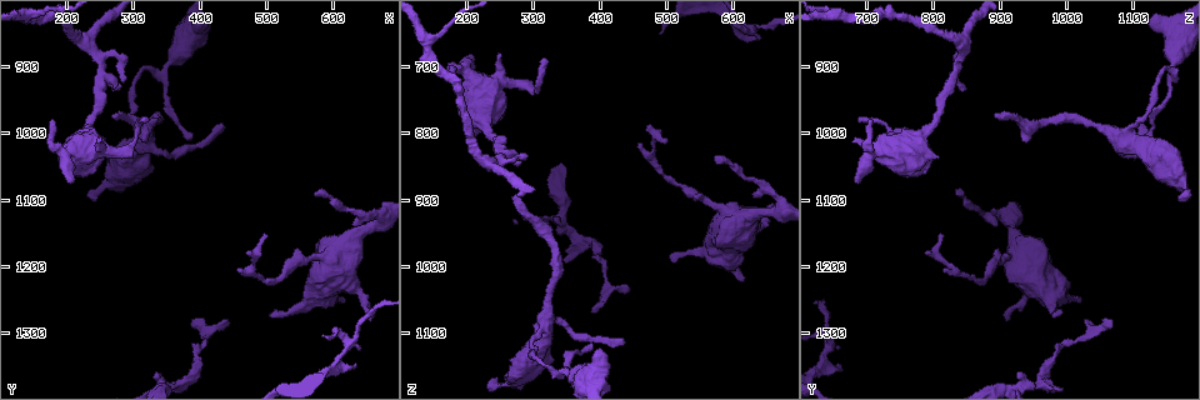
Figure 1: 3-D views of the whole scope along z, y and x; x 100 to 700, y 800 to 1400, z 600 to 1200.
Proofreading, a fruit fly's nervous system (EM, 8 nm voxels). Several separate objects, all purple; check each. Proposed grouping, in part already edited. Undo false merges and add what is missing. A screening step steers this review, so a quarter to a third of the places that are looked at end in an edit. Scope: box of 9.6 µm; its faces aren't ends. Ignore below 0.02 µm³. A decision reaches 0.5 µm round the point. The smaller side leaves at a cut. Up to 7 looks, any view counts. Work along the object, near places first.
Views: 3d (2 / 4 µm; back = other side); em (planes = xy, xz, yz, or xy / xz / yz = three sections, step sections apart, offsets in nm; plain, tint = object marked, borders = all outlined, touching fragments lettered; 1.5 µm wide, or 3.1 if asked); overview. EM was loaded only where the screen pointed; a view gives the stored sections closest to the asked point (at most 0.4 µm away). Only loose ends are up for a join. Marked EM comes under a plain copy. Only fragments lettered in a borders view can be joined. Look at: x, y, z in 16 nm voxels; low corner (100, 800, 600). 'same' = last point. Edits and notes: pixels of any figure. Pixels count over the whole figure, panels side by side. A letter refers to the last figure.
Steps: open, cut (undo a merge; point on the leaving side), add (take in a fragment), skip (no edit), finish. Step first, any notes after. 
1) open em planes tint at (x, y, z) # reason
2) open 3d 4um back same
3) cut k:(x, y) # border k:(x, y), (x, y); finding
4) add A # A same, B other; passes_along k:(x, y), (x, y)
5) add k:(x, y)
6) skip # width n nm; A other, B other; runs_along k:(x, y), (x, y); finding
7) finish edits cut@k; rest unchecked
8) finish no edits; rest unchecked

open 3d 2um at (635, 1350, 655) # an open end

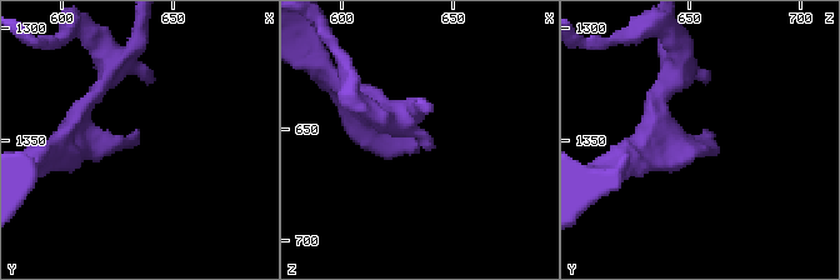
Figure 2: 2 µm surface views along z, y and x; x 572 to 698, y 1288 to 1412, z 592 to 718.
open em yz step 4 tint at (636, 1349, 658) # now the EM

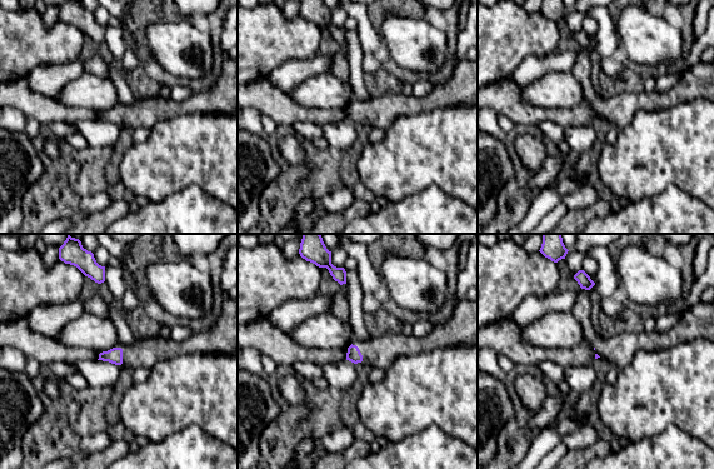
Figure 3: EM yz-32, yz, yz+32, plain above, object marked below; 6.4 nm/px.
open em xy step 4 borders same

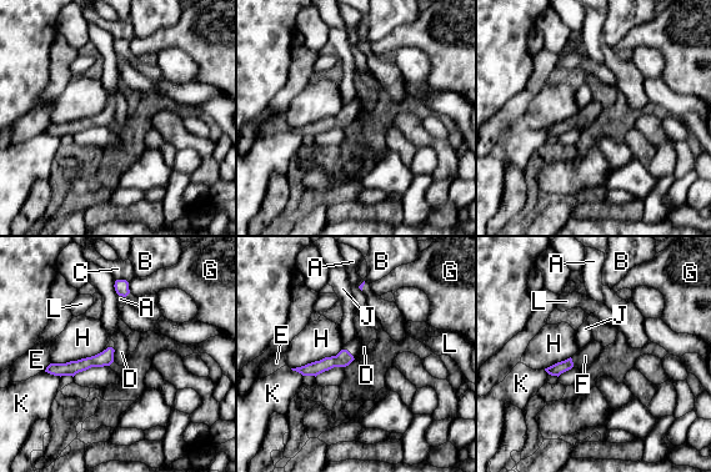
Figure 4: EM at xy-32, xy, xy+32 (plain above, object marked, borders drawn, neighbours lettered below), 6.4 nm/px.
add F # width 100 nm; longest_contact H 360 nm; A other, B other, C other, D other, E other, F same, G other, H other, J other, K other, L other; the neuron continues

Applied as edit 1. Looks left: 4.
open em planes borders at (510, 1270, 985)

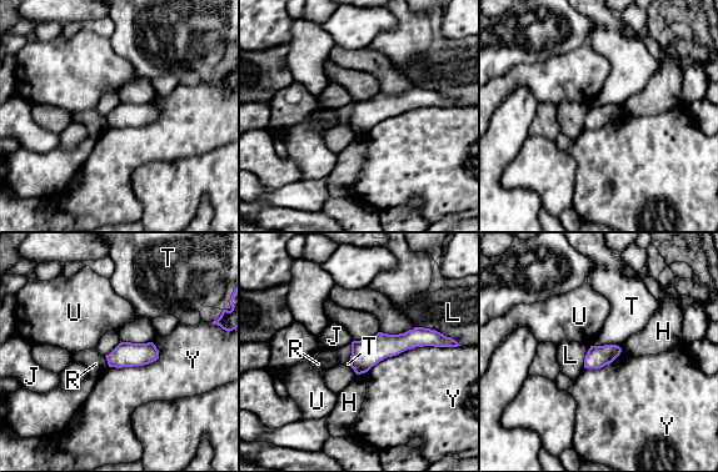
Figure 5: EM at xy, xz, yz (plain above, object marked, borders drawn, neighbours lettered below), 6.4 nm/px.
skip # H other, J other, L other, R other, T other, U other, Y other; border 5:(591, 345), (617, 345), (621, 349); no lettered fragment goes on from it

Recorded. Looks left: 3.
open 3d 2um at (340, 910, 1165) # small branch off a trunk

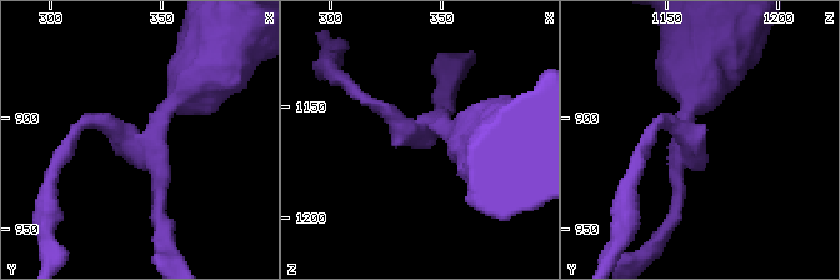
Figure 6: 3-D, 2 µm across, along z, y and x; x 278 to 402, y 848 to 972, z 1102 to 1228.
open em xz step 8 tint at (342, 910, 1160) # arms 3

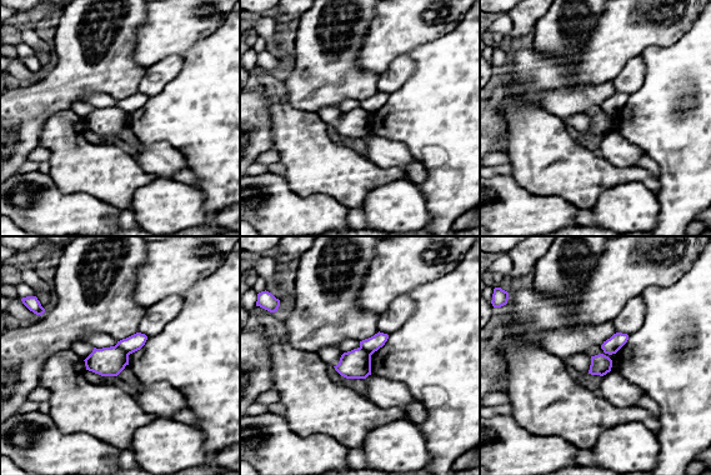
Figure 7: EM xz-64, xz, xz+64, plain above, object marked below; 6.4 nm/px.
open em planes borders same

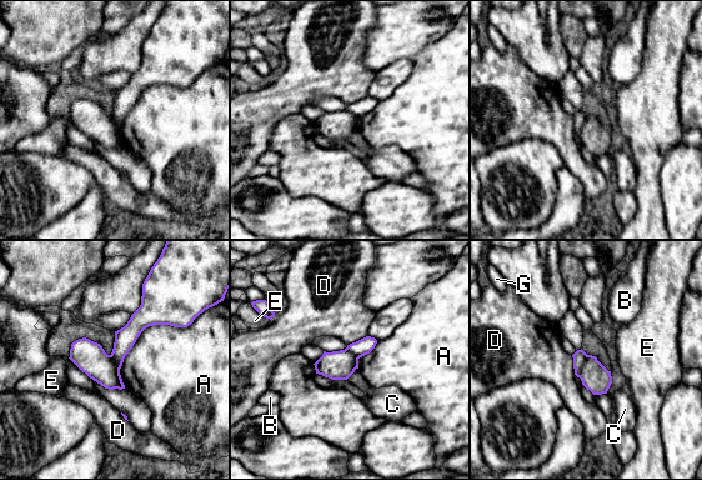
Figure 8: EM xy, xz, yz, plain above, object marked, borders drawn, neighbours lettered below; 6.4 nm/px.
cut 8:(90, 358) # A other, B other, C other, D other, E other, G other; border 8:(109, 355), (118, 371), (118, 388); two neurons meet here

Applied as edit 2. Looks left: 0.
finish edits add@4, cut@8; rest unchecked

